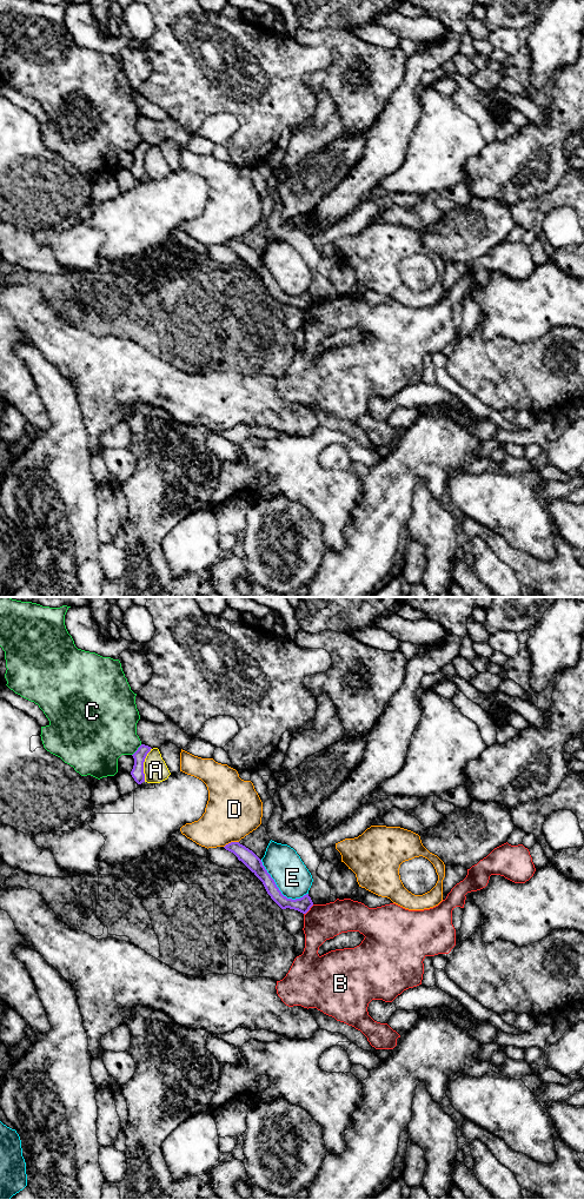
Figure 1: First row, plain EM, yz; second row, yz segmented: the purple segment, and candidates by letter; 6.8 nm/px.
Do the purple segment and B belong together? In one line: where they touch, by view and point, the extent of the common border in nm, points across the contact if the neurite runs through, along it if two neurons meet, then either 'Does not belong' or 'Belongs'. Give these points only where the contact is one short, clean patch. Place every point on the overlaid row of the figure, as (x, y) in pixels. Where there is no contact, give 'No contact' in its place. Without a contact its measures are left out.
Touches purple at yz (309, 909). Shared border 100 nm. Boundary: yz (313, 905), (304, 914). Does not belong

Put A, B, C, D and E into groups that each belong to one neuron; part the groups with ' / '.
A / B / C / D / E

